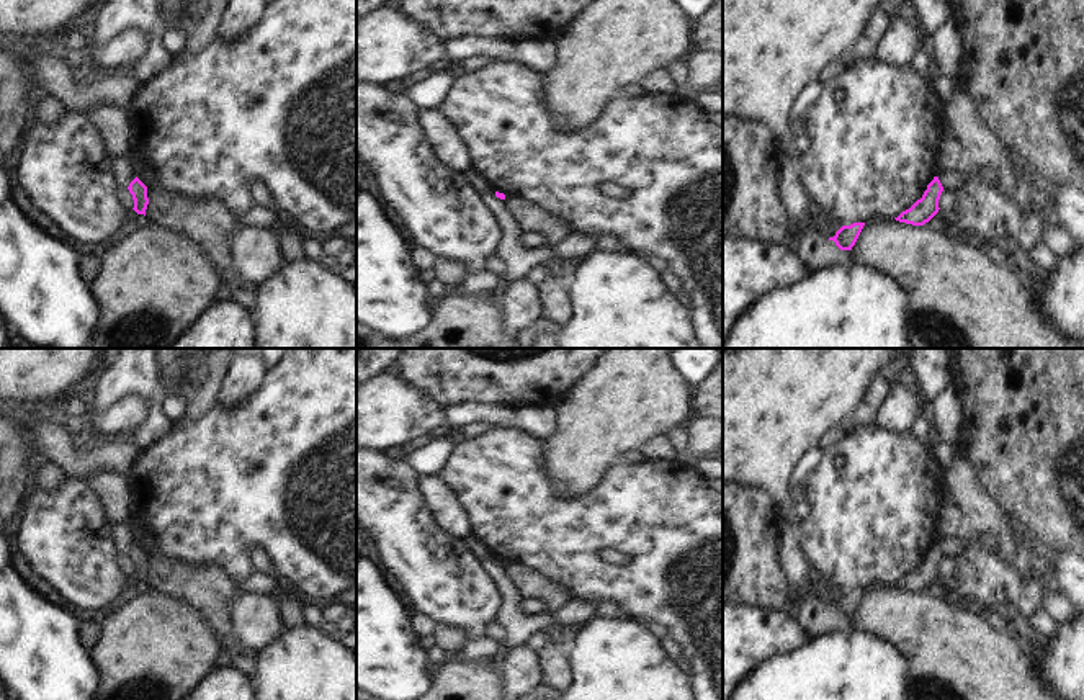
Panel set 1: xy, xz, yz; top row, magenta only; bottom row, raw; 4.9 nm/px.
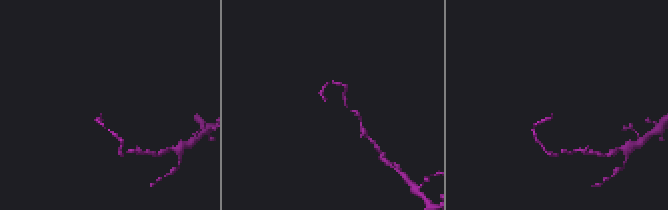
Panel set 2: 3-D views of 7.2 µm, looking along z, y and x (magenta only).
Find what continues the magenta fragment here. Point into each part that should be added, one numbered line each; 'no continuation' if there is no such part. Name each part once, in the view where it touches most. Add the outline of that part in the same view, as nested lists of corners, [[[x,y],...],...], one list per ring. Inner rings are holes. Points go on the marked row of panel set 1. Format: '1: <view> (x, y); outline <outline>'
no continuation

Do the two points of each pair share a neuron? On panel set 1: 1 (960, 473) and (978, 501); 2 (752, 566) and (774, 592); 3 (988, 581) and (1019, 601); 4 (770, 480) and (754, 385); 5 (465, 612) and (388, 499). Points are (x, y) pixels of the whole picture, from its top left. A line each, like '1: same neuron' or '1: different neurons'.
1: same neuron
2: same neuron
3: same neuron
4: same neuron
5: same neuron

